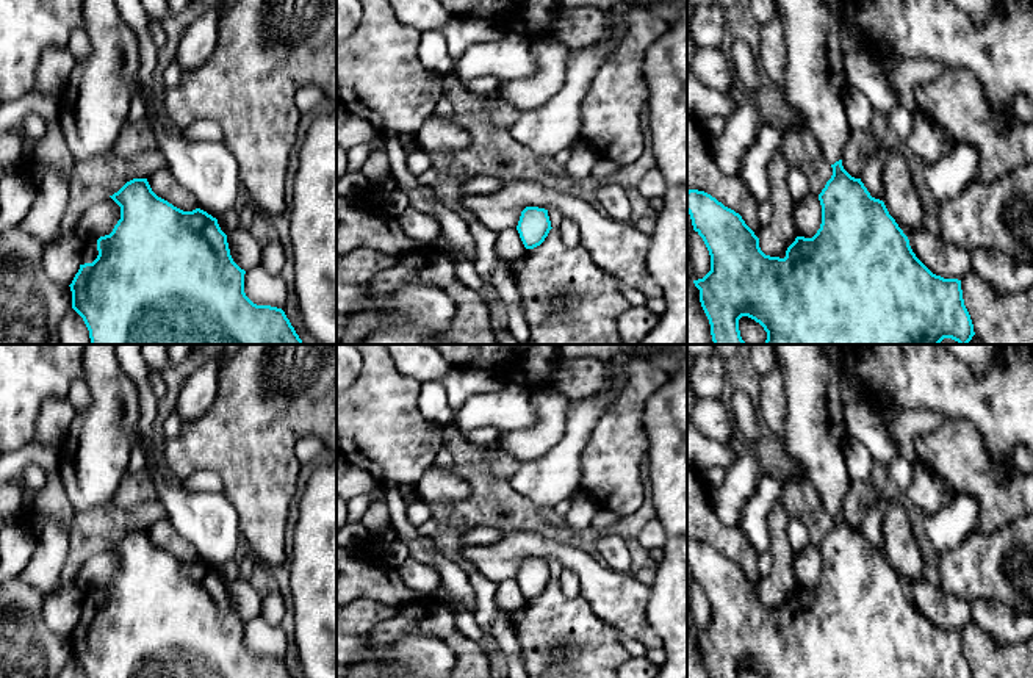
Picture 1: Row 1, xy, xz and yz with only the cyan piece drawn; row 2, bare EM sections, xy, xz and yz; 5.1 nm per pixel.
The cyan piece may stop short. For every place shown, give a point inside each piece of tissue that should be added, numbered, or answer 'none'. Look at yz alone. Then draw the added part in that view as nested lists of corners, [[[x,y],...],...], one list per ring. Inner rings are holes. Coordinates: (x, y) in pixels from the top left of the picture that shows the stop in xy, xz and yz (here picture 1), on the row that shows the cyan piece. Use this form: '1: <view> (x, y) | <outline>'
1: yz (814, 86) | [[[776,0],[776,6],[786,33],[783,96],[794,114],[804,122],[804,128],[814,135],[822,157],[834,164],[842,160],[853,132],[844,106],[844,97],[850,91],[839,41],[844,19],[831,13],[823,0]]]

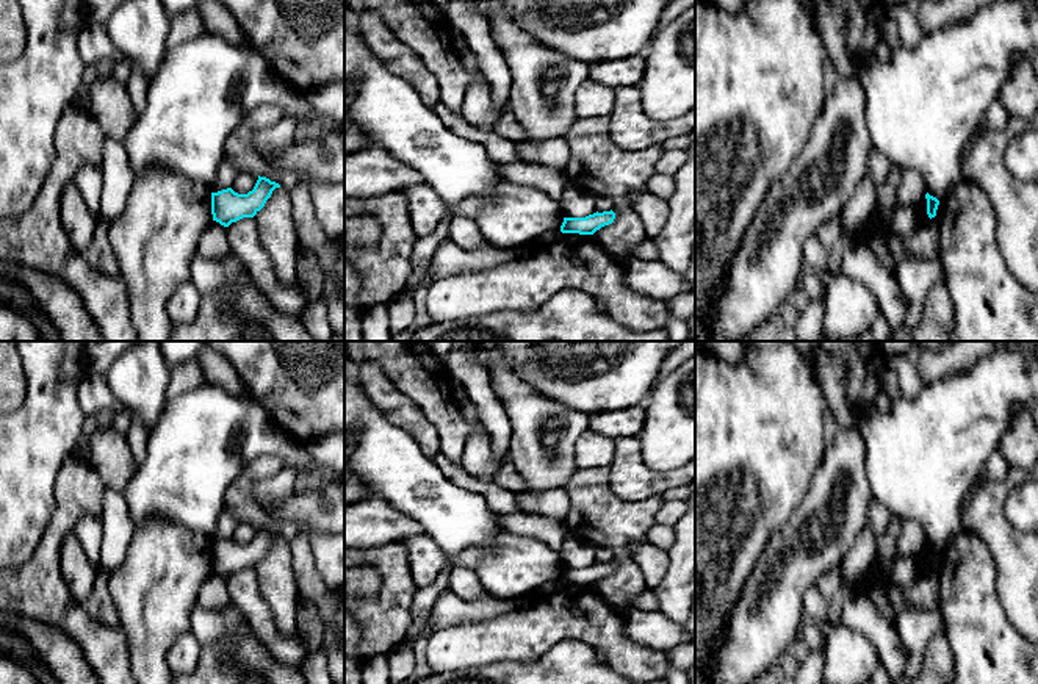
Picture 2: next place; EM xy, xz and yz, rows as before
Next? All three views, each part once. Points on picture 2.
none

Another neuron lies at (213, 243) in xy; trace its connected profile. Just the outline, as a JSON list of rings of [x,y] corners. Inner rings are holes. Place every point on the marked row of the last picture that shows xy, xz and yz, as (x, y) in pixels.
[[[211,221],[210,225],[202,232],[197,252],[205,258],[214,260],[227,257],[232,250],[225,229],[227,227],[221,225],[219,222]]]

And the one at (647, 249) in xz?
[[[647,238],[639,246],[636,246],[633,249],[631,257],[640,258],[640,260],[656,260],[658,258],[658,247],[651,238]]]

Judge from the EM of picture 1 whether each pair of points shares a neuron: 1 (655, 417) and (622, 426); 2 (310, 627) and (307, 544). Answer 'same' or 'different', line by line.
1: different
2: same

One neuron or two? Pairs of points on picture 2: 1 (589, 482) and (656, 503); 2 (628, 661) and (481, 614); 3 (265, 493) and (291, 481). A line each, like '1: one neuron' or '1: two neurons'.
1: one neuron
2: two neurons
3: one neuron

